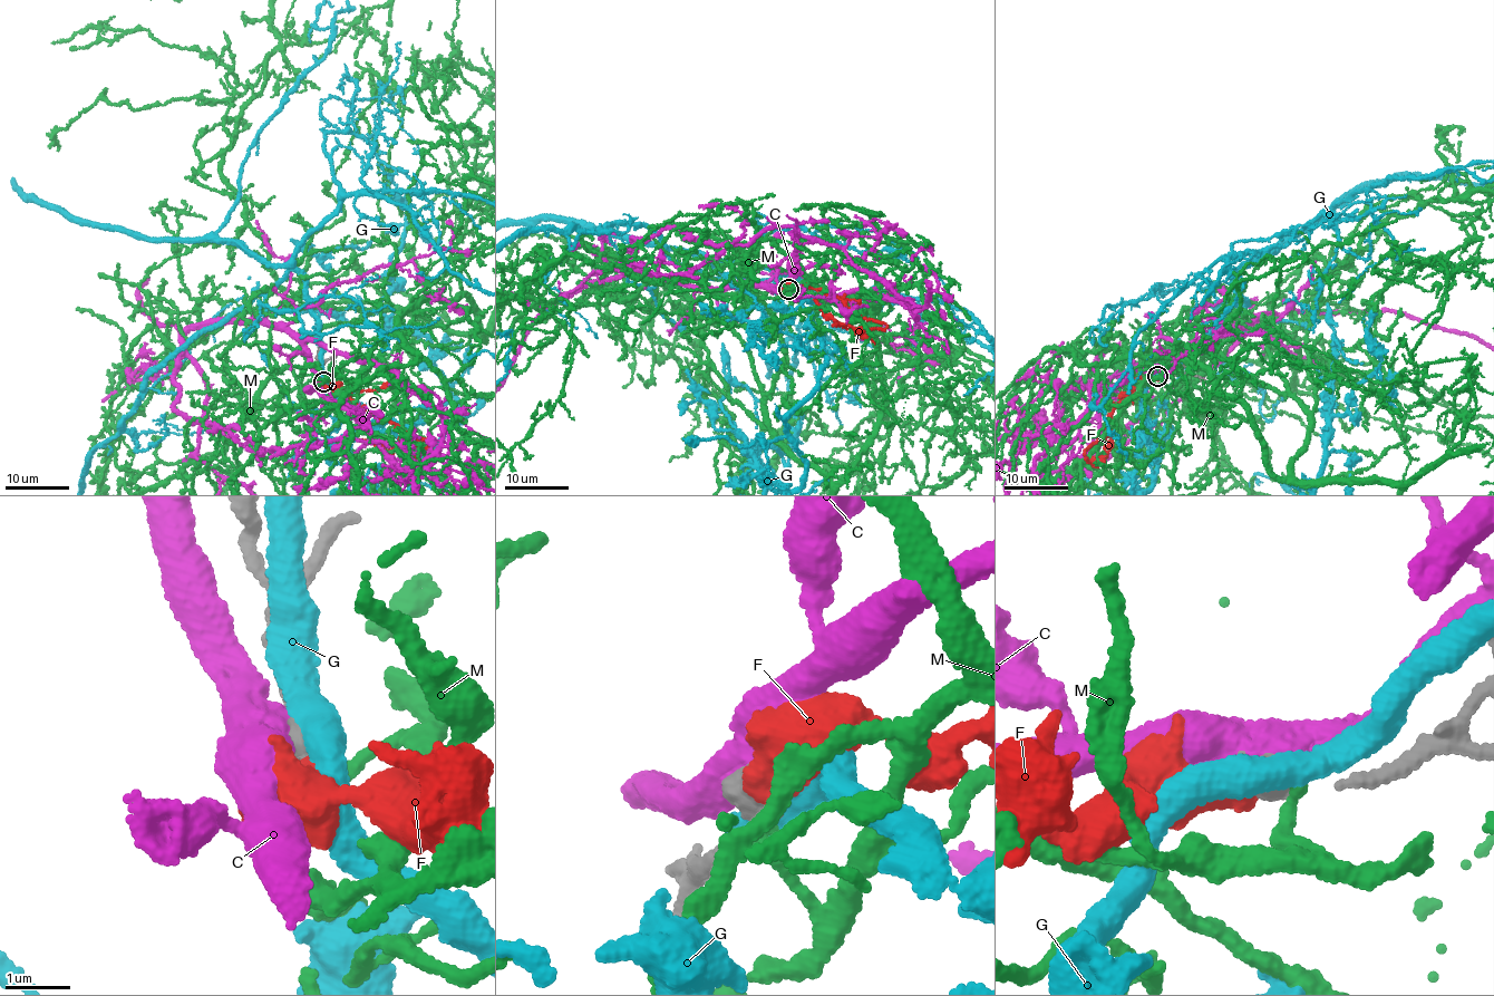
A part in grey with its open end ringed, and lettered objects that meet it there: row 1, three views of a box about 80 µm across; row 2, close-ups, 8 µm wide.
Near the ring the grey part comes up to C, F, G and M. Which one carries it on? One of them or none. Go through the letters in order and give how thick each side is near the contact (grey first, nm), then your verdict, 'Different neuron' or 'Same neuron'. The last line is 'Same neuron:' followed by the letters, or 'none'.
C: Thickness 600 nm (grey) against 550 nm. Different neuron
F: Thickness 600 nm (grey) against 550 nm. Different neuron
G: Thickness 600 nm (grey) against 480 nm. Different neuron
M: Thickness 600 nm (grey) against 200 nm. Different neuron
Same neuron: none

